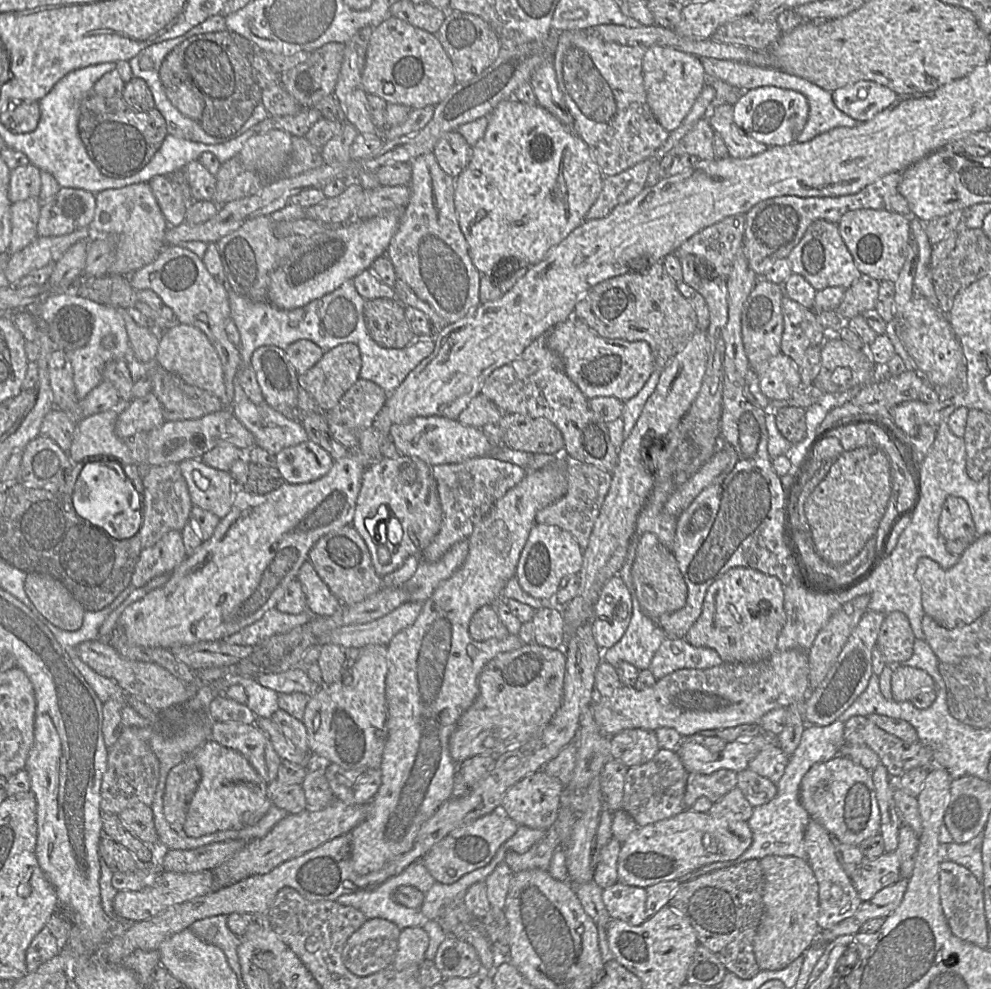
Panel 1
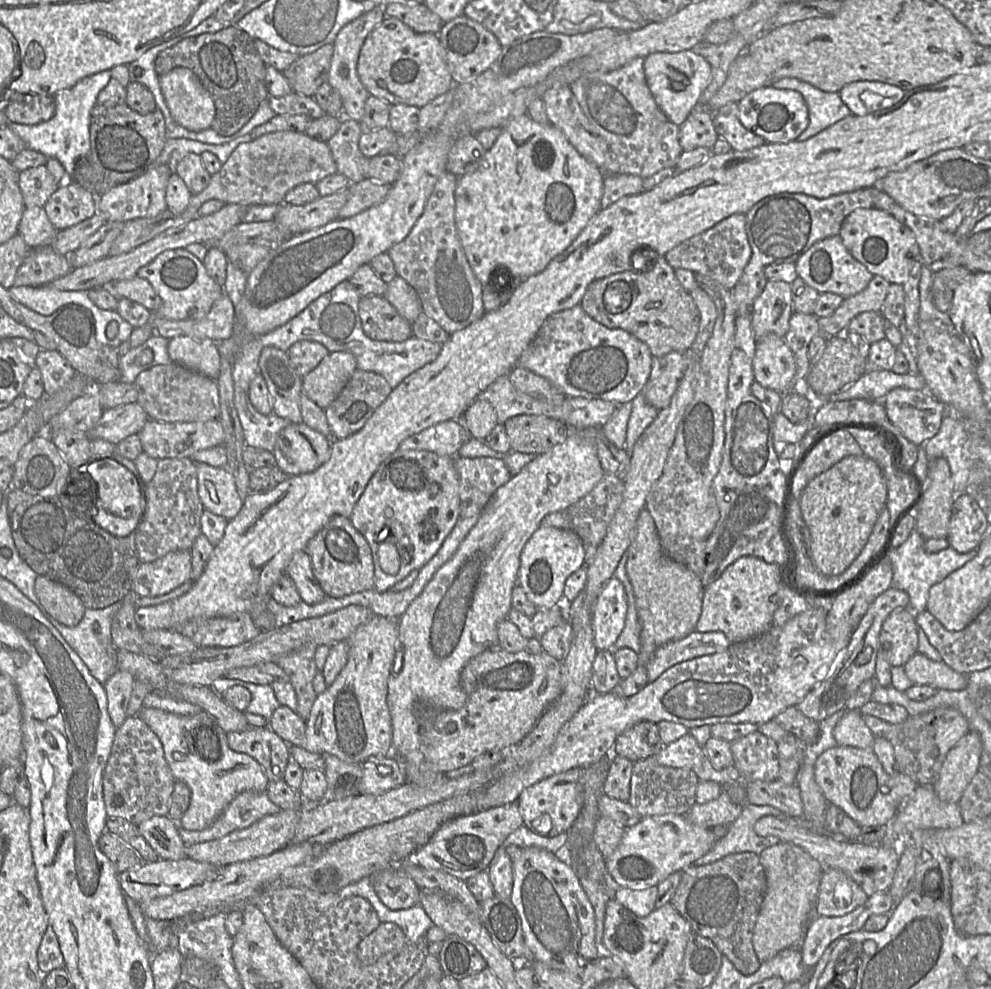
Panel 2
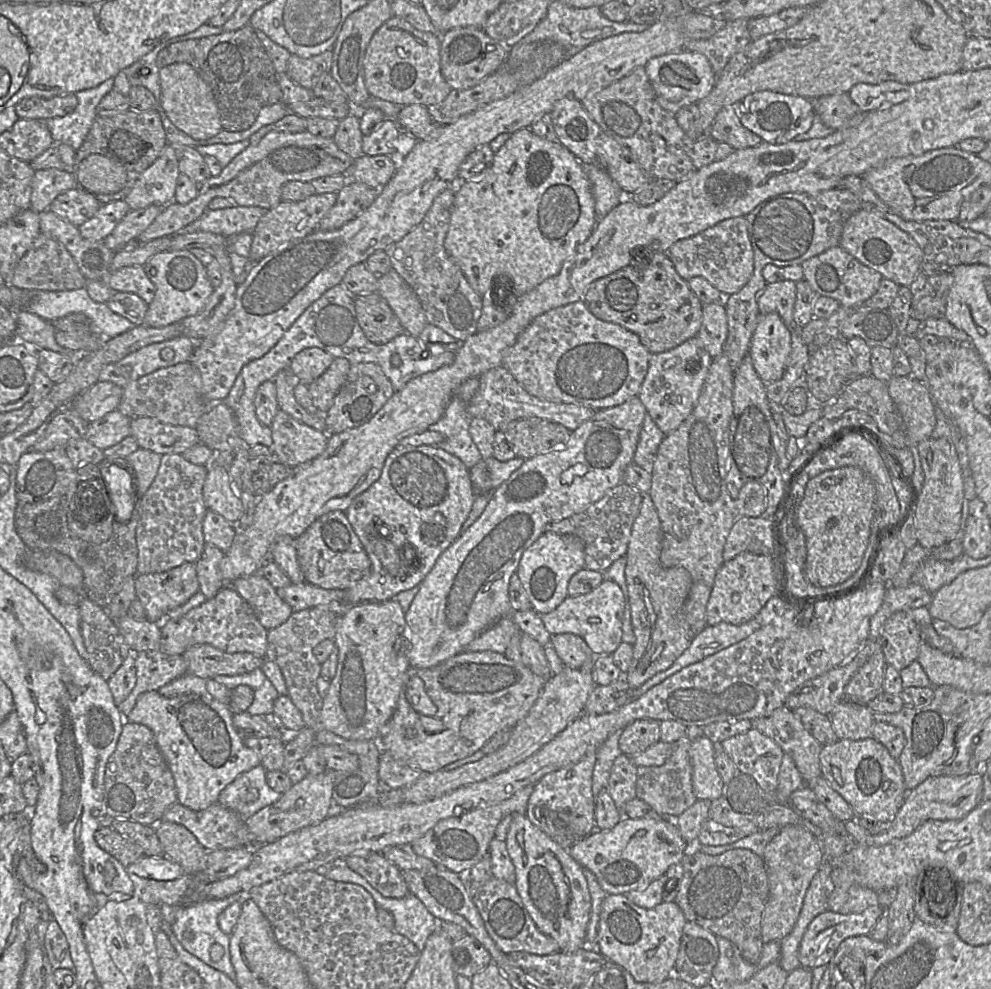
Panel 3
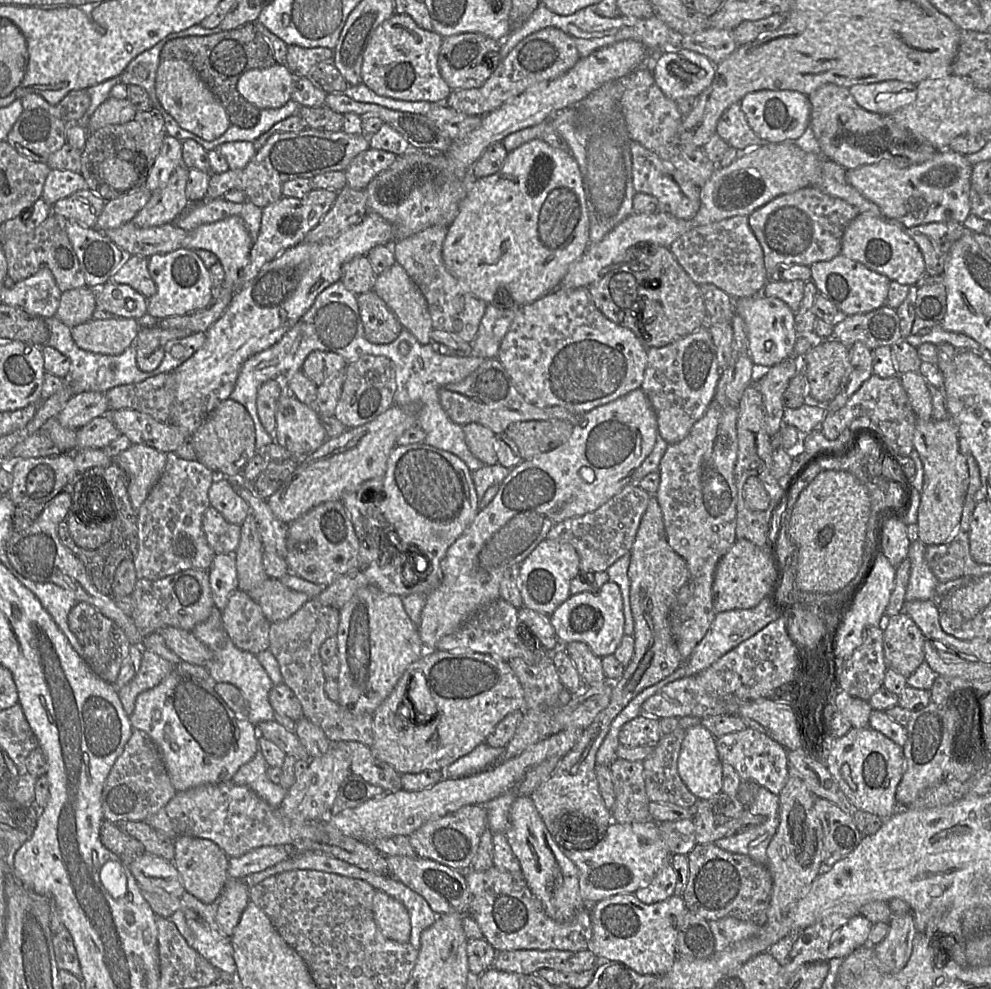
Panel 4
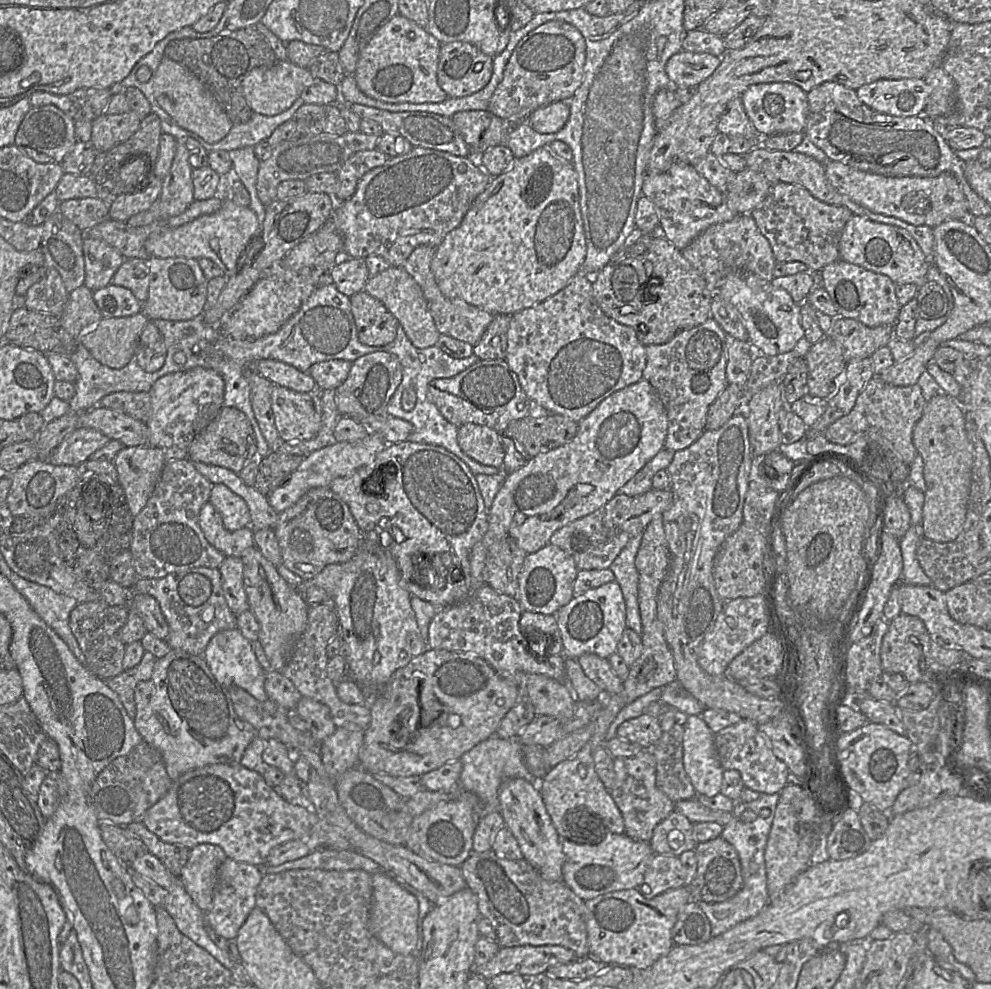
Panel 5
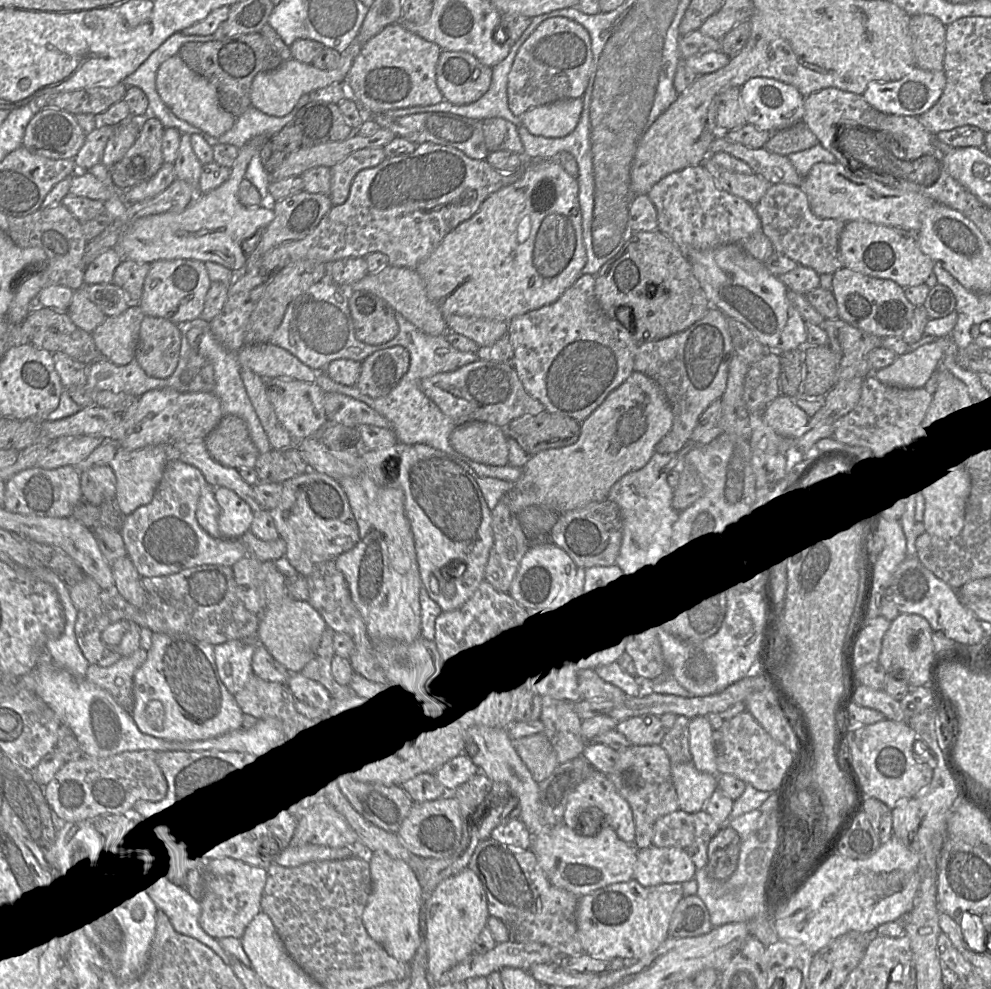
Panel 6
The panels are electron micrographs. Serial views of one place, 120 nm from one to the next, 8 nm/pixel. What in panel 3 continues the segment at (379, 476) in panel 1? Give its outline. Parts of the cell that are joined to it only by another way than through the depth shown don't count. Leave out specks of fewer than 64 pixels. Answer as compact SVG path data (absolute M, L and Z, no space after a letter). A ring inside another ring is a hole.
M397 446L387 456L378 480L369 490L356 497L345 511L371 561L370 574L346 590L346 602L356 605L388 601L402 591L420 586L439 556L461 535L463 523L471 511L476 496L470 481L469 469L456 456L437 446ZM379 538L389 540L398 547L404 569L401 578L389 575L377 558L372 541Z

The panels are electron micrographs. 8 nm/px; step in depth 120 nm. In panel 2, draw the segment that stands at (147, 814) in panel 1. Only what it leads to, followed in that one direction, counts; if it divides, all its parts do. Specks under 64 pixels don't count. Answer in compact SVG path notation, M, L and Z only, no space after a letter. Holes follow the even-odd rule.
M165 815L153 816L137 826L160 859L181 860L186 858L186 845L179 836L177 823Z

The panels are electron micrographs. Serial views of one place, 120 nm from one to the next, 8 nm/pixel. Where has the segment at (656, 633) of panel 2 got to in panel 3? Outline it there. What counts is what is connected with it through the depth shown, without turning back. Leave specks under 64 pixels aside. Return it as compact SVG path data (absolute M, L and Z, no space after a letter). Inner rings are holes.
M644 494L632 526L625 568L635 643L631 666L623 677L634 689L668 669L696 636L684 616L684 605L692 585L691 575L683 567L664 567L661 564L662 546L661 522L651 497Z

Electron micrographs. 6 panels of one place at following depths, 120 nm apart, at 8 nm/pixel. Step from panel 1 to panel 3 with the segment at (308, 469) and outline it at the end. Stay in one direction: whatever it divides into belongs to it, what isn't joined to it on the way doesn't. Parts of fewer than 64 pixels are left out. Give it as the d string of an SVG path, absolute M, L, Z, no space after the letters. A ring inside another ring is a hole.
M278 409L271 425L275 459L294 468L313 460L325 450L329 435L299 422Z

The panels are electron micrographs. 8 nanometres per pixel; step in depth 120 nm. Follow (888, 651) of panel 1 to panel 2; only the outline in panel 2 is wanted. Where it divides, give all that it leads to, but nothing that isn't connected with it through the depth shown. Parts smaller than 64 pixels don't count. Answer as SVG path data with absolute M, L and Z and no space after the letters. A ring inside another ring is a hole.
M896 608L883 621L879 635L878 654L891 667L904 666L917 652L918 626L915 614L907 608Z

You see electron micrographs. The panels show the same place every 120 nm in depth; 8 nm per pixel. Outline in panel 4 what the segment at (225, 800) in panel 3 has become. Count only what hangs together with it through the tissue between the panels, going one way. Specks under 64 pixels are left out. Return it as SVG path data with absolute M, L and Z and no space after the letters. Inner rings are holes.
M257 742L256 754L249 762L238 769L232 777L232 782L235 785L250 788L271 807L278 807L287 791L268 779L268 767Z

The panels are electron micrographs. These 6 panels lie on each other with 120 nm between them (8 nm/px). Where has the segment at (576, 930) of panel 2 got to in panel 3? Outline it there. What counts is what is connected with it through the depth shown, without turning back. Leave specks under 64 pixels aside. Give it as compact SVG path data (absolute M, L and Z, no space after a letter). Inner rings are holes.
M513 814L506 837L506 847L515 867L515 886L521 900L537 928L553 938L559 952L572 953L586 946L585 937L591 912L591 898L583 867L566 850L536 827L526 814Z

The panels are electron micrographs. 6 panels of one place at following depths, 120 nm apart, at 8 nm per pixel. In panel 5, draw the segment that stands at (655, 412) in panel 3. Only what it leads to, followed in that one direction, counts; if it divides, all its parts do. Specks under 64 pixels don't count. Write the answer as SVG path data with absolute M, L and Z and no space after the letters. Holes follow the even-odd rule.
M710 315L703 324L678 332L664 344L645 346L643 379L655 389L667 413L666 449L674 452L683 450L705 430L710 405L728 385L726 336L725 331Z

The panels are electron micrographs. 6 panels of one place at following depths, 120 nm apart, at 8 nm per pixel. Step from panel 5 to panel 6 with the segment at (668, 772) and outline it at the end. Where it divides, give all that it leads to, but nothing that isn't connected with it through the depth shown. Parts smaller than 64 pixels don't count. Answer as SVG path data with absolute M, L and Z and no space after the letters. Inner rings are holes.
M678 715L673 726L665 729L661 747L666 751L672 765L691 761L689 750L689 718Z

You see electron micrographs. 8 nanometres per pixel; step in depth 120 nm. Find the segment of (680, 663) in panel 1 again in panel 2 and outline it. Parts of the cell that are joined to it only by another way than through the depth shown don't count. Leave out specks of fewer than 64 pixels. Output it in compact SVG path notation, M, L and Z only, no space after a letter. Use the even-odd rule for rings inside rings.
M693 631L686 637L660 646L647 663L647 679L651 683L666 670L682 662L725 651L731 642L722 632Z

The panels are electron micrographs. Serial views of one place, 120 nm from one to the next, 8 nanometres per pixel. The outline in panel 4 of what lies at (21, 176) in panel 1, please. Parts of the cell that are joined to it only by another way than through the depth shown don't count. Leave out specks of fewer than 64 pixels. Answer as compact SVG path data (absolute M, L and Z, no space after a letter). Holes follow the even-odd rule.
M51 169L43 185L41 199L52 207L58 200L86 189L87 183L80 173Z

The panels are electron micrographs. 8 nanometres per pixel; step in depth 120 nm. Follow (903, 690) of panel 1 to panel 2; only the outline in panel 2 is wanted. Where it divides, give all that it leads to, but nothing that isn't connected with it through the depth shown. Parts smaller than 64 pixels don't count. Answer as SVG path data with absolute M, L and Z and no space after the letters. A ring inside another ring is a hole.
M916 652L903 666L913 685L928 685L936 690L964 690L968 685L967 675L958 673L943 661L936 662Z

